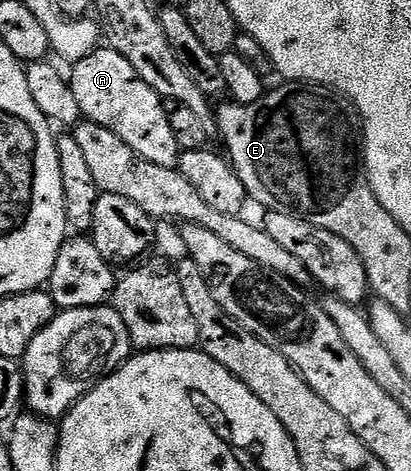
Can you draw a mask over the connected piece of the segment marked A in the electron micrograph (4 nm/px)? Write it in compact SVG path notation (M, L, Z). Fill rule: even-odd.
M100 46L85 58L81 58L70 69L69 81L72 92L77 98L82 115L92 124L113 130L125 146L137 150L145 162L157 162L157 166L178 168L181 149L173 130L169 126L167 104L139 77L137 70L121 58L109 46Z

